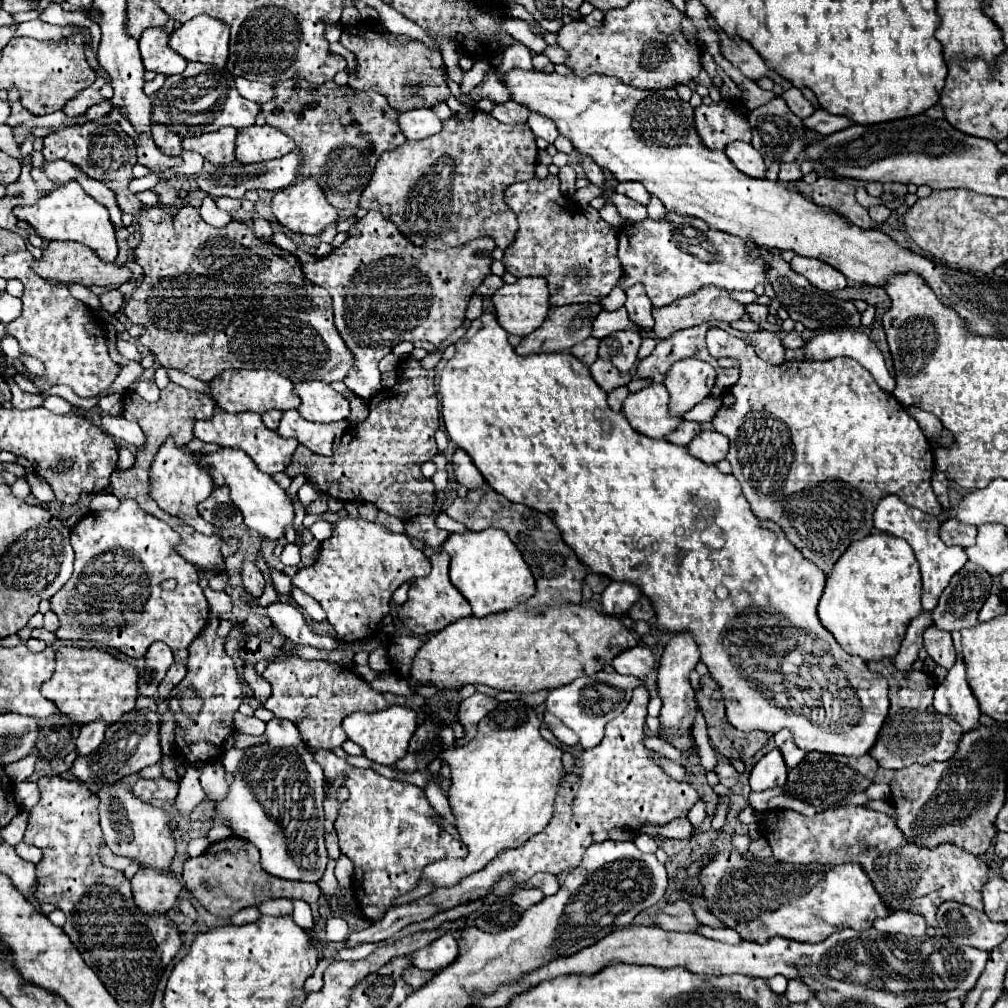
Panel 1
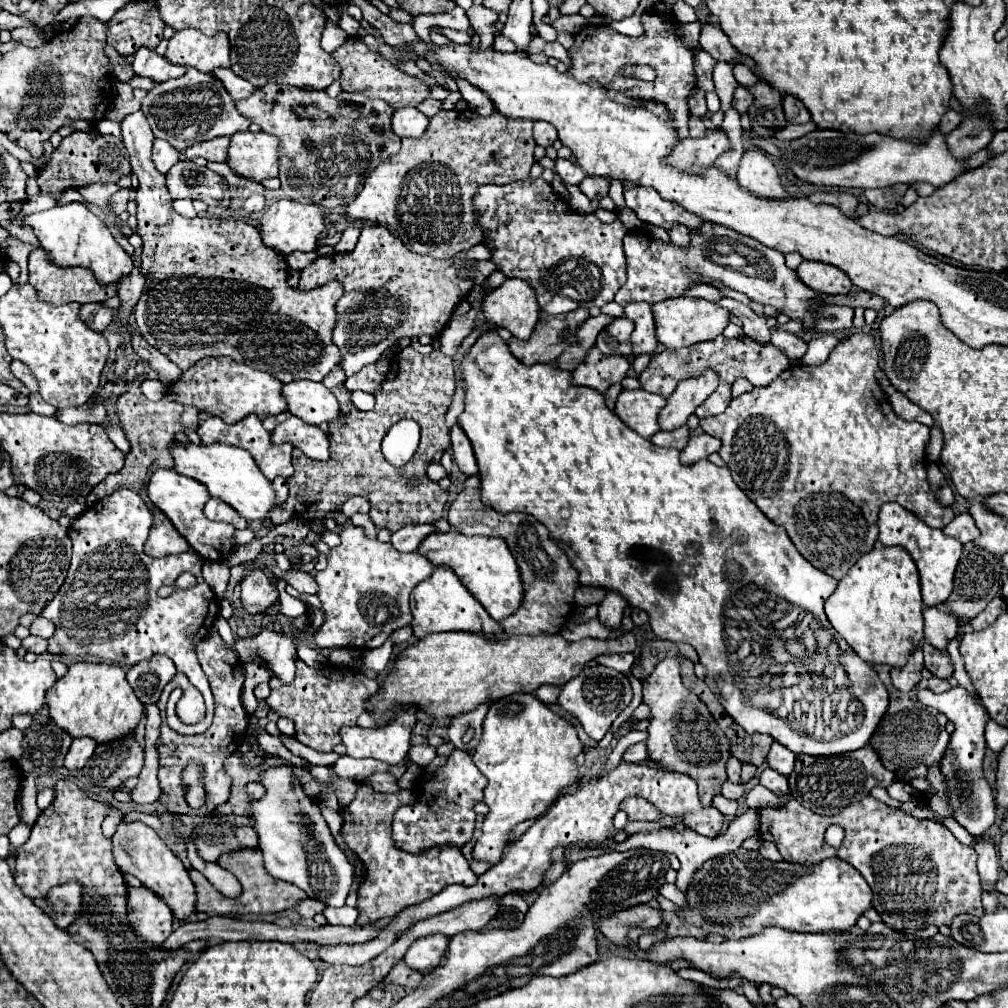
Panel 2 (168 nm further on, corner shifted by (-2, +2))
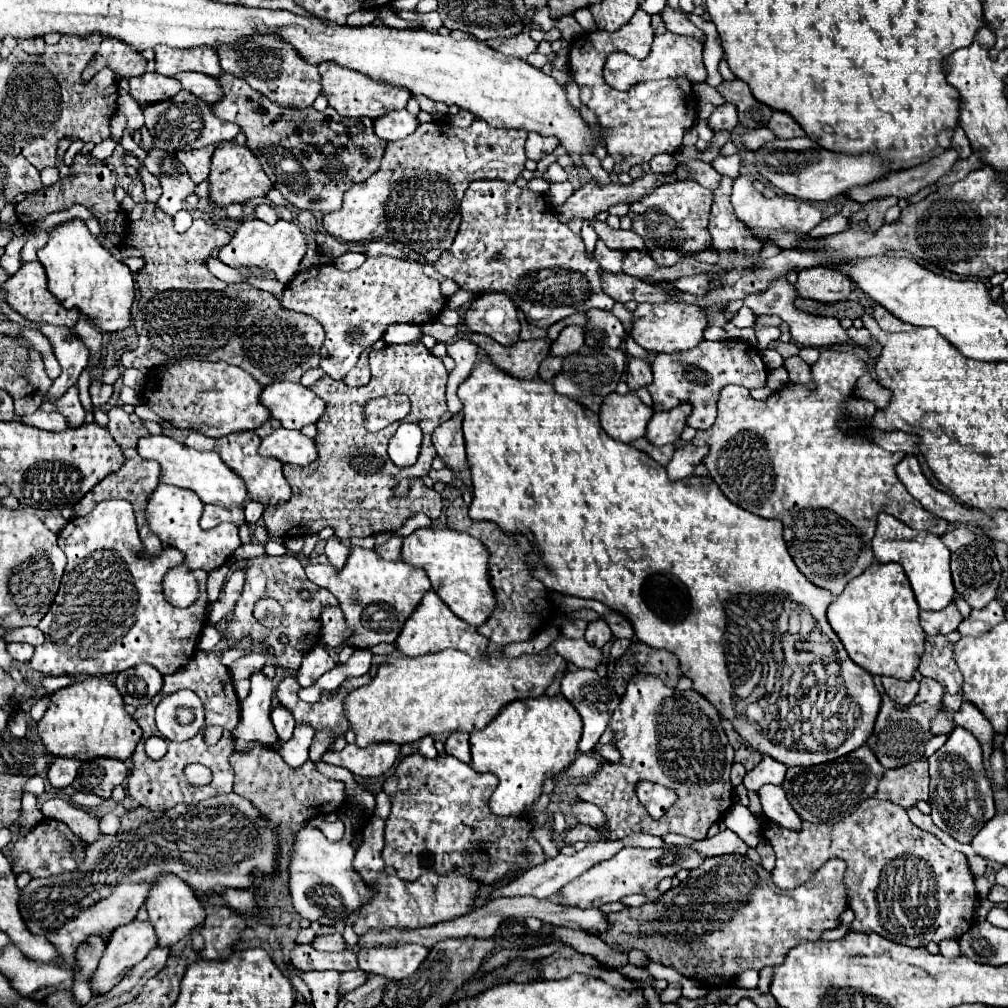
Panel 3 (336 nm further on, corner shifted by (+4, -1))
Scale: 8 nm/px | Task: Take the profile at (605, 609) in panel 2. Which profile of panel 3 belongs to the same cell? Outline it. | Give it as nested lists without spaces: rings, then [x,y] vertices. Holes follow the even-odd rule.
[[[597,620],[597,622],[591,622],[587,626],[587,632],[585,632],[585,640],[589,644],[593,644],[595,648],[603,648],[609,640],[611,640],[611,630],[609,626],[603,622],[603,620]]]

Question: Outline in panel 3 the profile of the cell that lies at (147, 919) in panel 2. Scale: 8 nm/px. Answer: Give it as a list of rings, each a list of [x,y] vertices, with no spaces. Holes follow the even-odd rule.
[[[133,920],[131,924],[117,928],[113,934],[113,940],[109,940],[101,956],[95,976],[89,980],[91,992],[107,994],[155,946],[157,946],[157,936],[155,936],[151,922]]]

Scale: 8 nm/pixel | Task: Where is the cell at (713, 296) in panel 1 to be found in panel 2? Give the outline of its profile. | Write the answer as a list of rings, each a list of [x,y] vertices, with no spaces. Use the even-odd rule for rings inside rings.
[[[673,297],[673,299],[661,301],[659,305],[653,305],[653,315],[655,315],[657,339],[667,349],[679,349],[679,347],[687,347],[699,341],[709,341],[717,337],[719,333],[723,333],[723,329],[731,321],[731,313],[727,309],[707,299],[697,299],[697,297]]]

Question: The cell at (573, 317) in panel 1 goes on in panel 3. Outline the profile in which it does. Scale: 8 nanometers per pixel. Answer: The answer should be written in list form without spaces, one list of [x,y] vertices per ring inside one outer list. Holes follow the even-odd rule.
[[[471,334],[471,340],[483,348],[483,352],[493,360],[493,364],[509,376],[521,380],[537,378],[537,368],[541,360],[549,354],[551,340],[519,340],[513,346],[501,346],[495,340],[479,334]]]

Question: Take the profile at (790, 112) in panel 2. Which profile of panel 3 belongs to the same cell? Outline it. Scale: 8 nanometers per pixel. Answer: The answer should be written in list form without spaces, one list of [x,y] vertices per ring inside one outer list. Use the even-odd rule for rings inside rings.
[[[773,112],[771,120],[769,120],[769,128],[777,138],[783,138],[783,140],[805,136],[803,128],[785,112]]]

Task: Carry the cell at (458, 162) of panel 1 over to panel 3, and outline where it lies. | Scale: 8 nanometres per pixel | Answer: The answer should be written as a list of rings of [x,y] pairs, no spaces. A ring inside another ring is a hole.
[[[447,120],[439,122],[427,122],[419,124],[419,128],[403,138],[387,144],[381,168],[369,176],[365,182],[351,186],[351,190],[343,196],[343,206],[337,212],[329,212],[323,216],[323,230],[343,242],[363,242],[363,240],[375,240],[375,238],[387,238],[387,222],[391,228],[391,238],[397,242],[407,244],[413,252],[417,252],[425,262],[435,264],[441,256],[441,252],[449,250],[449,244],[453,242],[453,236],[459,230],[461,222],[461,198],[467,190],[467,186],[473,180],[505,180],[515,182],[515,178],[525,170],[525,130],[507,130],[507,128],[493,128],[485,124],[483,120],[475,120],[471,128],[455,128]]]

